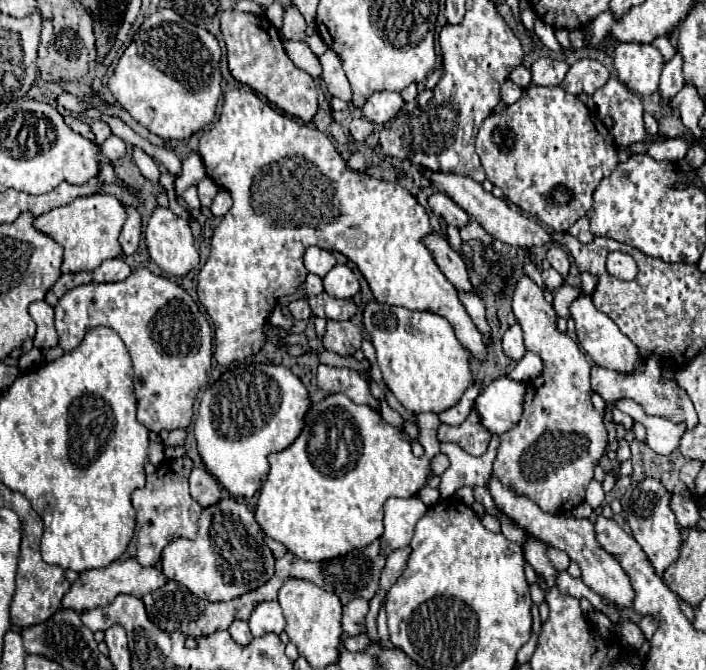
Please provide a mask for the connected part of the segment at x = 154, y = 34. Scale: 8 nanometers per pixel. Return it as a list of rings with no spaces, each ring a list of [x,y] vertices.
[[[173,9],[149,15],[125,49],[109,89],[131,117],[163,139],[189,139],[209,125],[221,97],[221,47],[213,33],[183,21]]]

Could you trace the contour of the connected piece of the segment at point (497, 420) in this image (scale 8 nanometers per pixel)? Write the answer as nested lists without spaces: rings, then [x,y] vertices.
[[[503,375],[493,379],[479,393],[473,409],[479,413],[481,423],[489,433],[501,435],[519,423],[523,413],[523,397],[525,383]]]

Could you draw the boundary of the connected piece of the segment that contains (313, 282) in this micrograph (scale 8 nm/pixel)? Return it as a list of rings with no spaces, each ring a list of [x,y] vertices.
[[[309,273],[307,281],[305,281],[305,291],[307,291],[307,295],[319,295],[319,293],[323,293],[323,281],[321,281],[321,277]]]

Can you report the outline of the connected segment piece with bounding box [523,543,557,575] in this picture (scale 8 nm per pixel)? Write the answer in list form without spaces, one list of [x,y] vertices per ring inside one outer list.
[[[527,543],[523,547],[523,551],[525,551],[525,559],[533,565],[533,569],[537,573],[541,573],[541,575],[557,575],[557,571],[553,569],[553,565],[547,559],[543,543]]]

